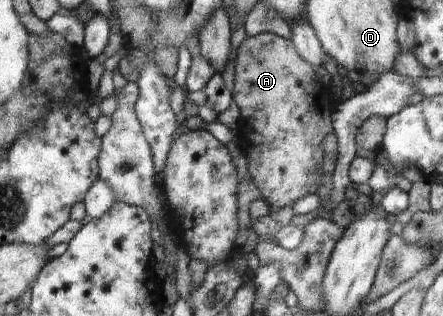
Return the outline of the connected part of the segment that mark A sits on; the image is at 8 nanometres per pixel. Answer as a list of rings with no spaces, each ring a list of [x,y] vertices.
[[[260,33],[248,36],[235,54],[236,71],[234,74],[234,88],[231,93],[233,100],[240,108],[239,121],[246,124],[252,132],[248,132],[248,140],[260,138],[262,142],[248,142],[244,152],[248,158],[248,173],[258,187],[258,192],[264,196],[264,201],[269,205],[274,204],[279,208],[293,206],[298,198],[304,198],[310,192],[314,174],[322,164],[322,140],[324,136],[332,133],[333,120],[330,100],[322,106],[322,116],[316,110],[316,96],[318,88],[314,82],[316,70],[309,62],[304,62],[298,56],[297,48],[291,39],[282,38],[272,33]]]

